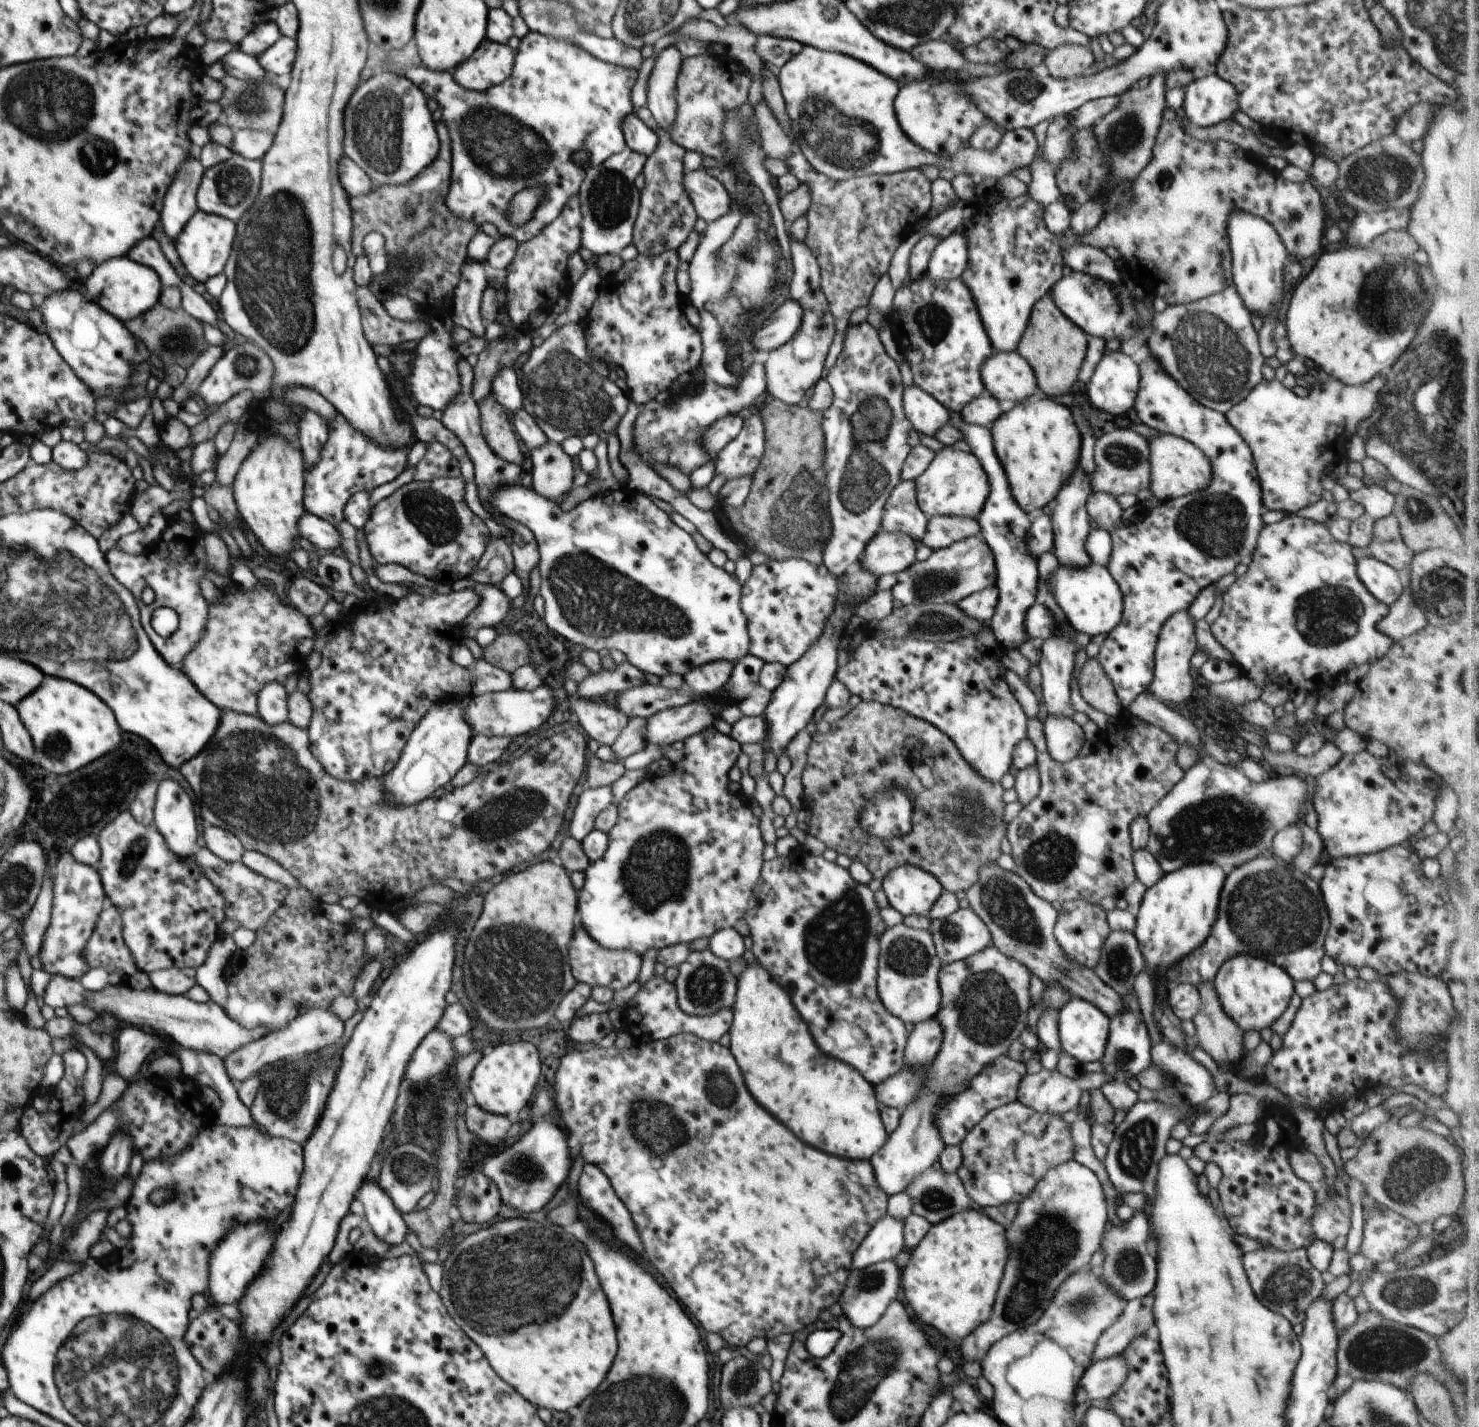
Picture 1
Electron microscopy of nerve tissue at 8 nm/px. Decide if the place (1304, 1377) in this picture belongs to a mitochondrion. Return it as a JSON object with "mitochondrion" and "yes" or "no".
{"mitochondrion":"no"}

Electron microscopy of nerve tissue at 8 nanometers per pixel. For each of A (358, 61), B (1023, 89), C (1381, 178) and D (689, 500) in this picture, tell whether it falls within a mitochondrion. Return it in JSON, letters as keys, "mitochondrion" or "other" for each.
{"A":"other","B":"mitochondrion","C":"mitochondrion","D":"other"}

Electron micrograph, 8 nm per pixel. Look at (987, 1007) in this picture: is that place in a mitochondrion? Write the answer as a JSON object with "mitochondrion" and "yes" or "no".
{"mitochondrion":"yes"}

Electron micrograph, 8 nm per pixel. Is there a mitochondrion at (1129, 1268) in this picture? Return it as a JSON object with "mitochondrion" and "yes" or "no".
{"mitochondrion":"yes"}

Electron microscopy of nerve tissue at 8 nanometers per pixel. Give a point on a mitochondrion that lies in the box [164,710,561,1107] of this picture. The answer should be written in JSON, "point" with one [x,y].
{"point":[273,799]}

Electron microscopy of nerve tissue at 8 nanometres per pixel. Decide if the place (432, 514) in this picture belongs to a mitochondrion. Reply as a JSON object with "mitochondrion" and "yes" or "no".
{"mitochondrion":"yes"}

